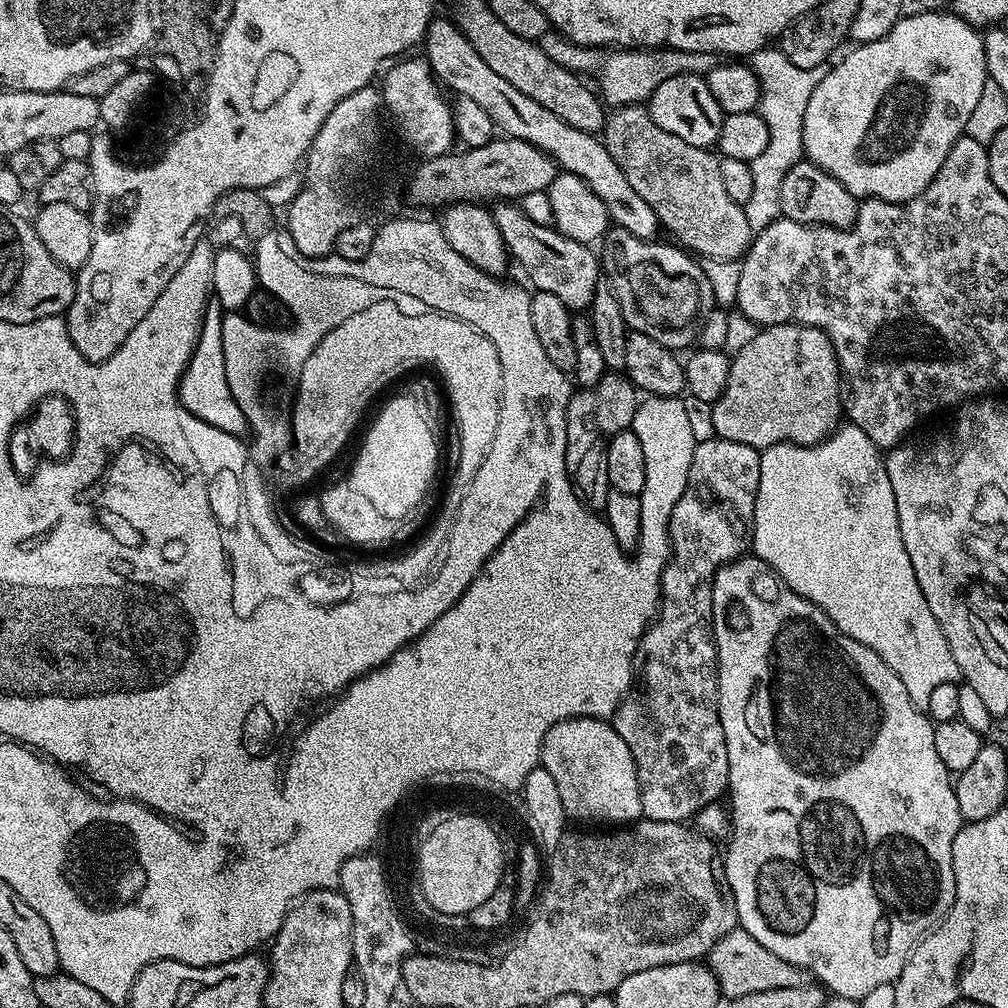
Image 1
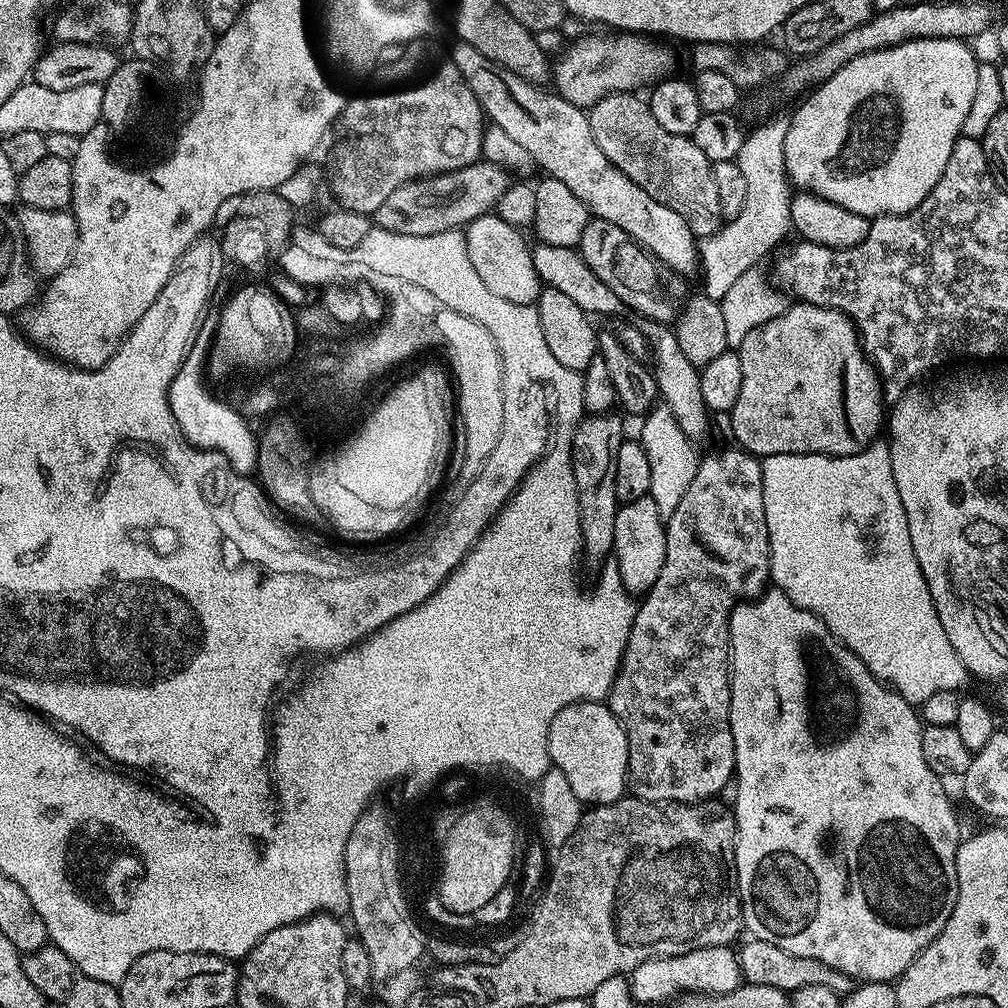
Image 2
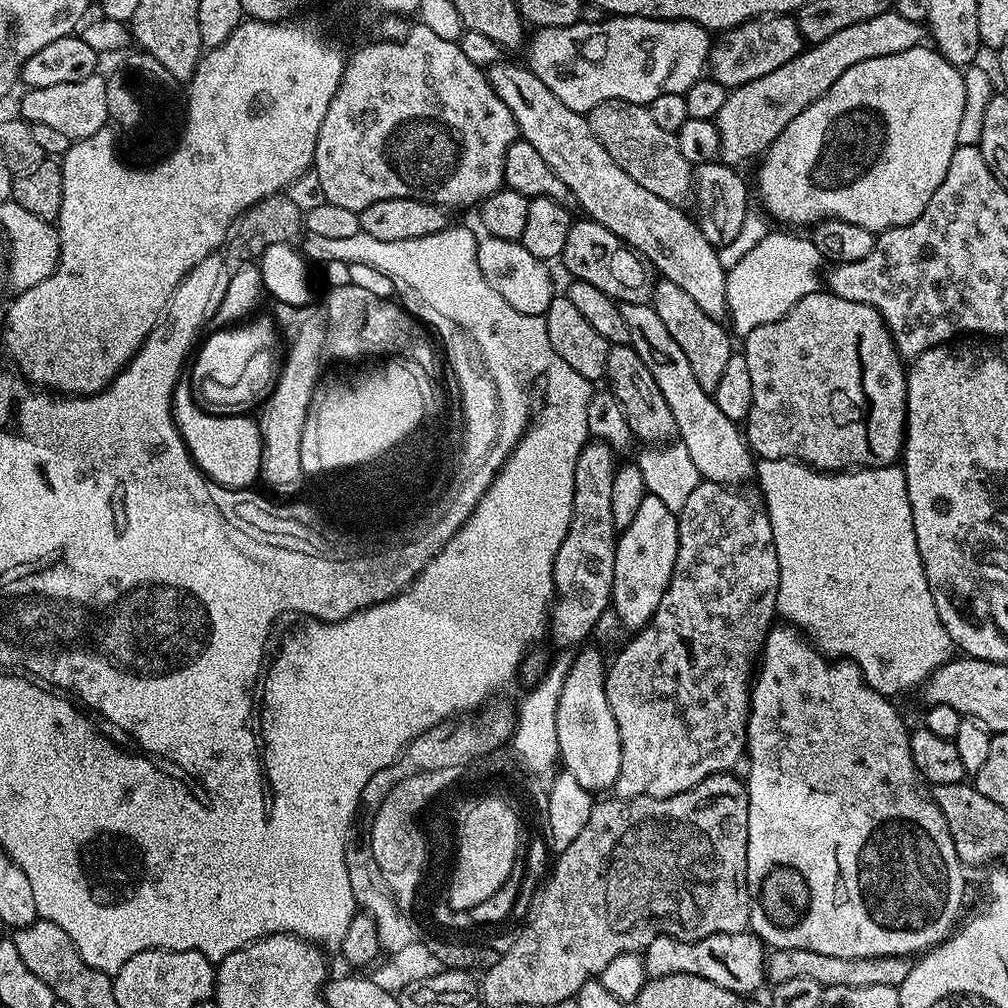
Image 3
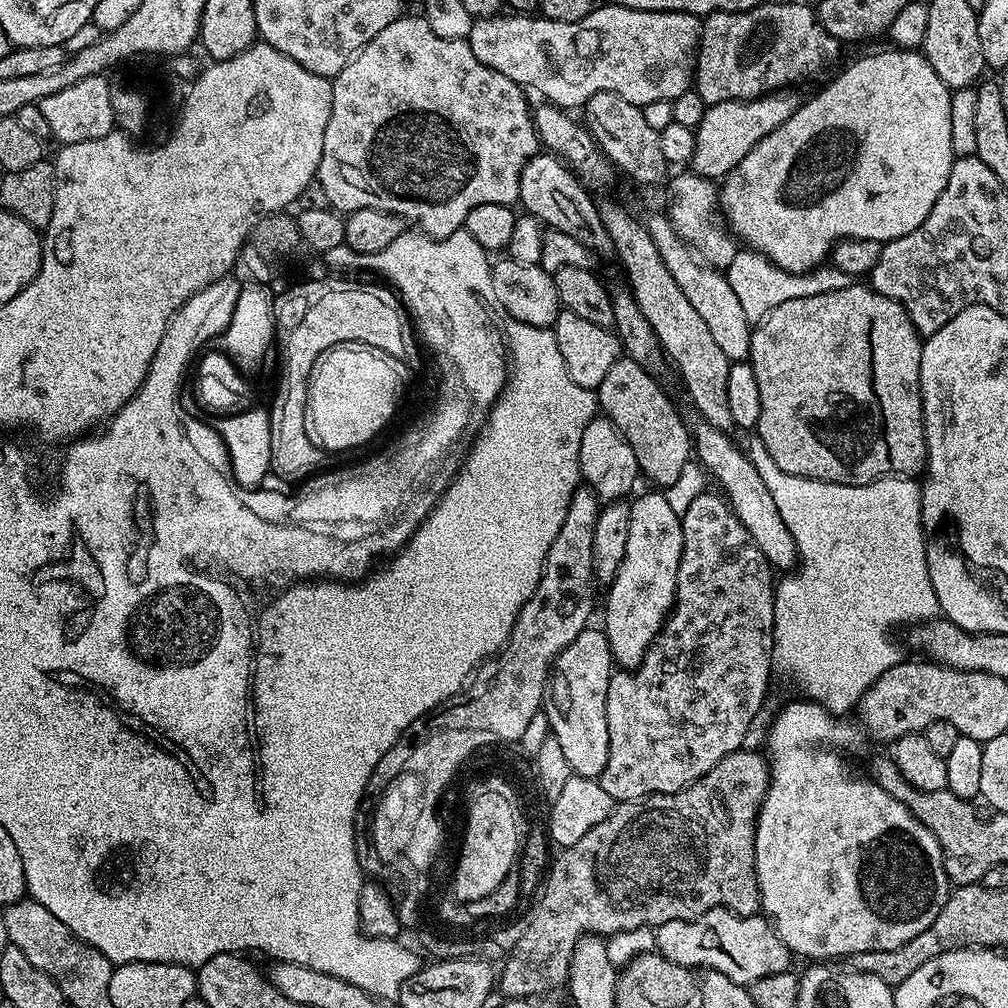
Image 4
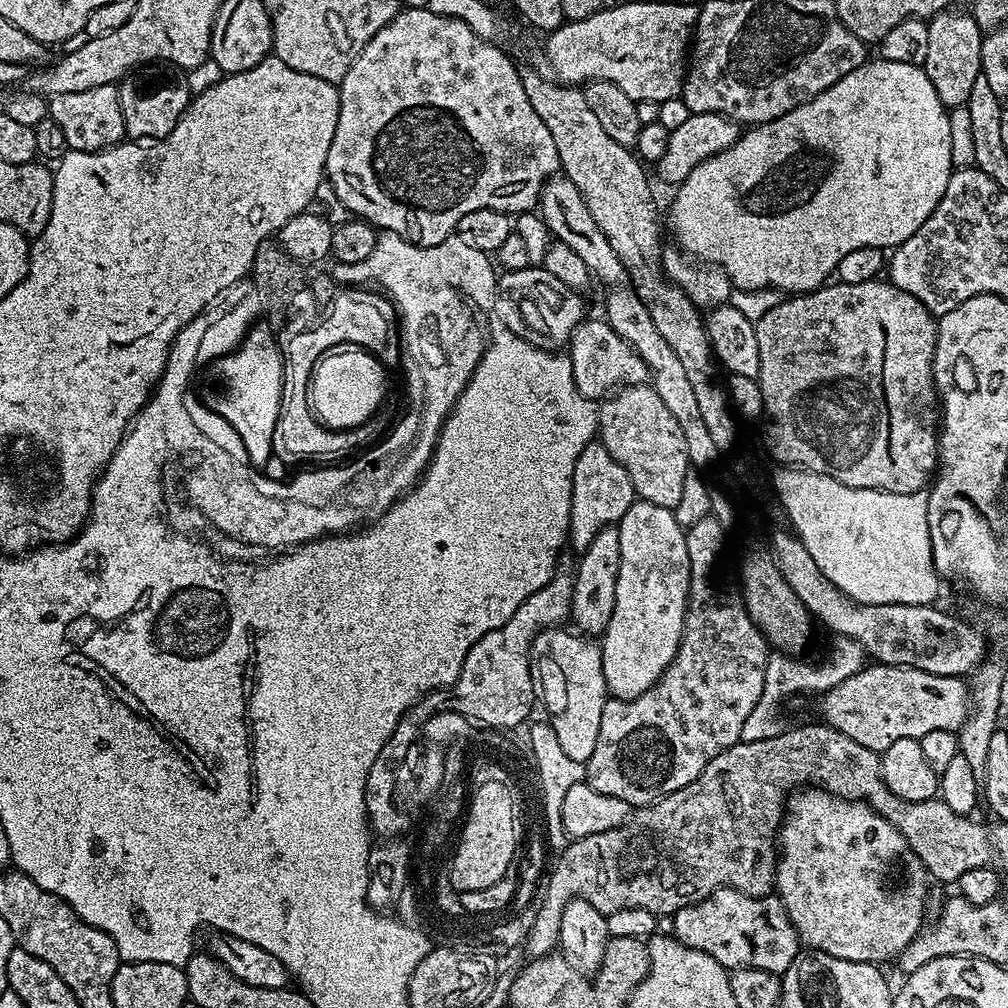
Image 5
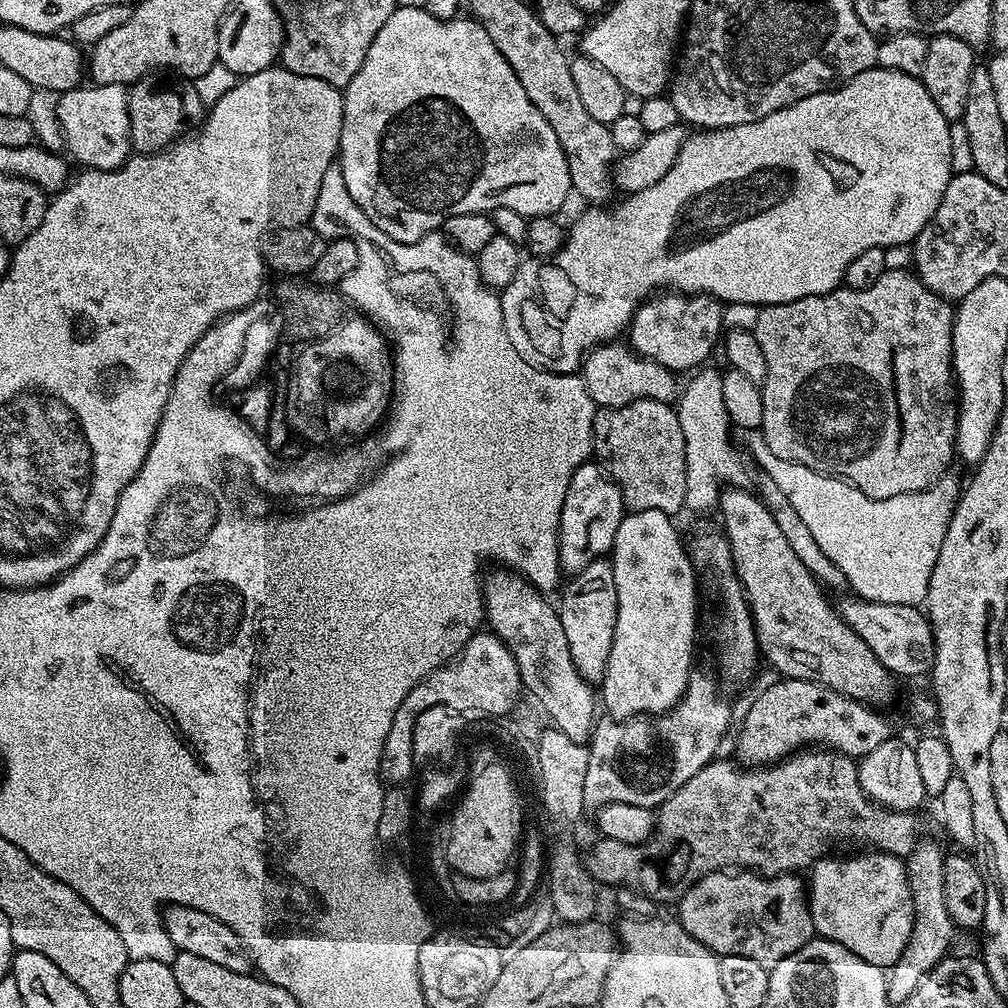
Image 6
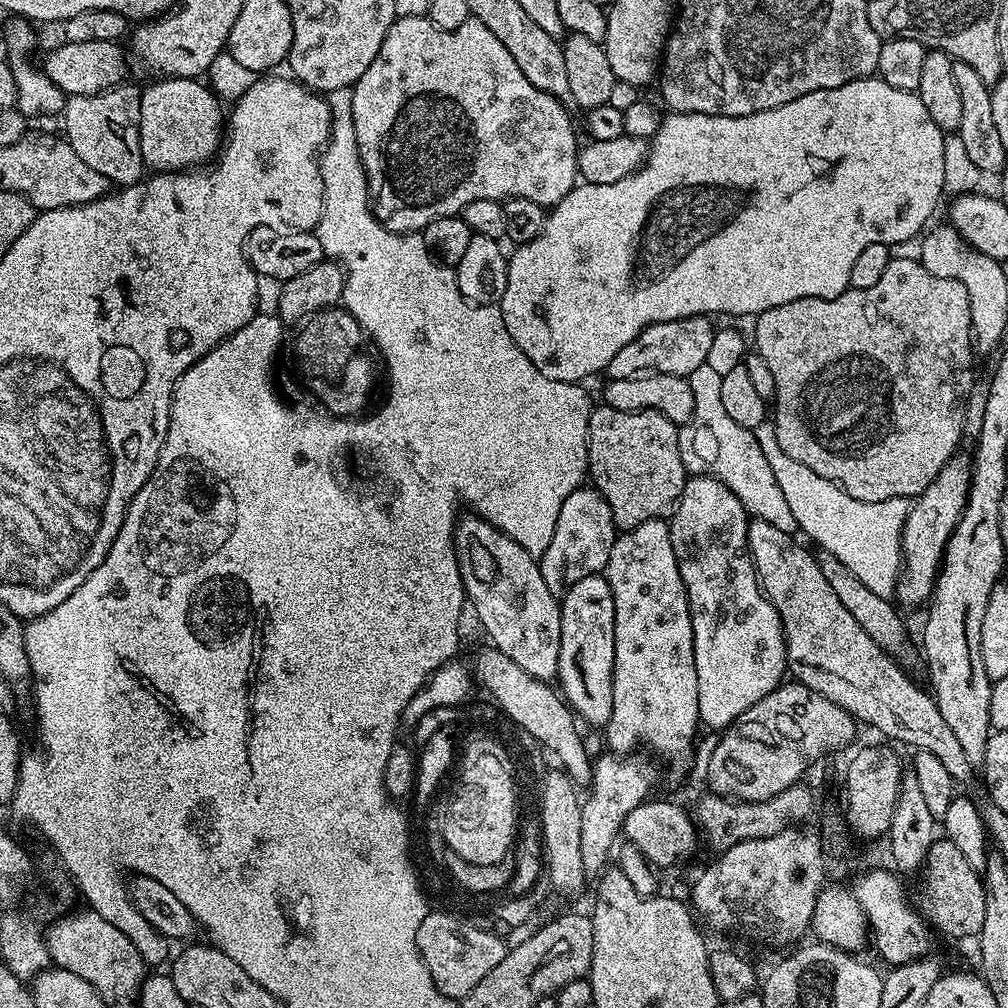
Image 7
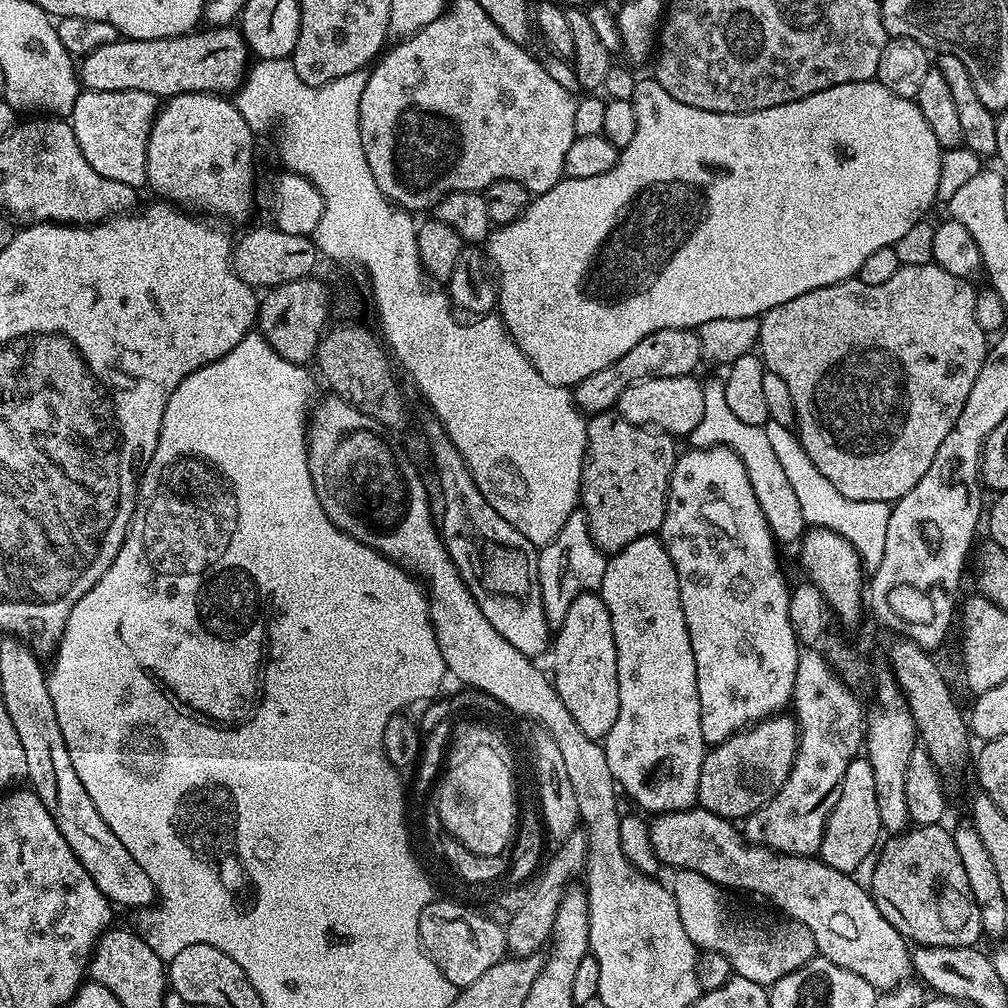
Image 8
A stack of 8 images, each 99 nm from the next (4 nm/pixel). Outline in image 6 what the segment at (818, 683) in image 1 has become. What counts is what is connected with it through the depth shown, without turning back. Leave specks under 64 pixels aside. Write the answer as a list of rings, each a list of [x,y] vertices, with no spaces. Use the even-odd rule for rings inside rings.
[[[864,850],[861,856],[848,856],[845,860],[832,855],[825,855],[815,861],[810,868],[812,877],[807,877],[806,880],[808,909],[812,915],[813,929],[823,939],[840,944],[858,958],[879,968],[891,969],[892,965],[898,962],[900,951],[904,949],[905,939],[914,922],[905,861],[901,857],[875,850]]]

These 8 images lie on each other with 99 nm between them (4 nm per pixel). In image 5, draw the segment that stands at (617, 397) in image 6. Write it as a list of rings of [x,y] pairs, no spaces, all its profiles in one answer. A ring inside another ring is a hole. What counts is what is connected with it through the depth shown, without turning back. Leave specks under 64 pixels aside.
[[[585,318],[572,332],[566,345],[566,355],[574,370],[574,386],[586,398],[597,402],[605,399],[613,390],[630,384],[648,384],[650,377],[646,362],[625,340],[618,338],[607,320]]]

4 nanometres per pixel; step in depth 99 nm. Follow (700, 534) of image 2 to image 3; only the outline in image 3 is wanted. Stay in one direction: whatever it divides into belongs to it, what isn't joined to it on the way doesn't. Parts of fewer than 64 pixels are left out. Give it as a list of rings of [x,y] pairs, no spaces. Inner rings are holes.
[[[704,480],[694,490],[694,494],[690,494],[690,498],[686,498],[686,506],[682,506],[682,510],[678,513],[678,558],[674,558],[674,574],[670,574],[670,584],[666,586],[666,594],[662,594],[662,602],[658,602],[658,608],[654,610],[654,614],[650,618],[650,622],[645,624],[643,628],[635,633],[636,636],[616,657],[613,658],[612,664],[607,665],[604,673],[604,689],[606,690],[606,702],[610,702],[610,714],[614,714],[614,722],[618,722],[618,738],[622,742],[622,766],[618,766],[618,778],[614,789],[615,795],[622,800],[630,798],[638,798],[639,796],[649,796],[650,798],[670,798],[674,794],[682,794],[686,790],[690,790],[694,786],[698,786],[698,782],[702,782],[706,778],[710,778],[719,772],[728,772],[736,763],[741,763],[742,757],[746,752],[748,742],[748,710],[750,708],[750,698],[752,697],[752,681],[754,679],[754,669],[758,664],[758,657],[764,647],[764,637],[768,635],[773,627],[774,621],[777,619],[776,599],[778,598],[778,582],[780,581],[780,571],[778,570],[778,554],[774,546],[774,534],[772,527],[768,521],[767,511],[759,503],[756,504],[748,496],[743,496],[743,491],[737,490],[735,487],[726,484],[715,484],[714,481]]]

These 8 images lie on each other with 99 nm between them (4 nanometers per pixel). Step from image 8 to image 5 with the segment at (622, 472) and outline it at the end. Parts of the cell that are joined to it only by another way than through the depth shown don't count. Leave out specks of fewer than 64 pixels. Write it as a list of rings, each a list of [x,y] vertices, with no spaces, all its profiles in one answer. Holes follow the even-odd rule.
[[[630,384],[613,391],[598,404],[598,440],[610,450],[610,454],[626,474],[630,474],[630,482],[634,482],[637,497],[646,502],[654,502],[654,506],[675,510],[682,499],[682,486],[686,486],[686,474],[690,470],[688,451],[686,450],[686,434],[682,434],[682,426],[678,426],[674,414],[662,403],[648,384]]]

